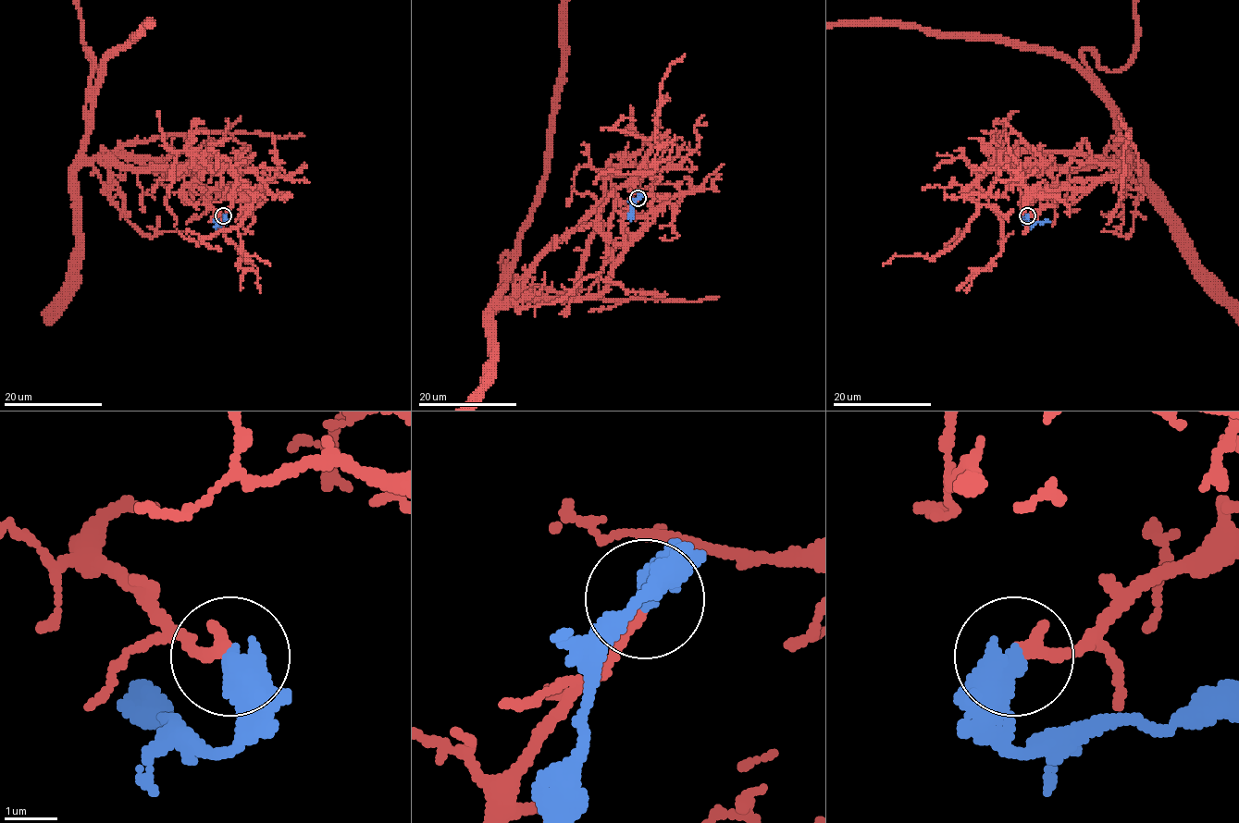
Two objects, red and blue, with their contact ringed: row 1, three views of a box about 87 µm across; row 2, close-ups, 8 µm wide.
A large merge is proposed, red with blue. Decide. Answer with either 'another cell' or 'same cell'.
another cell

